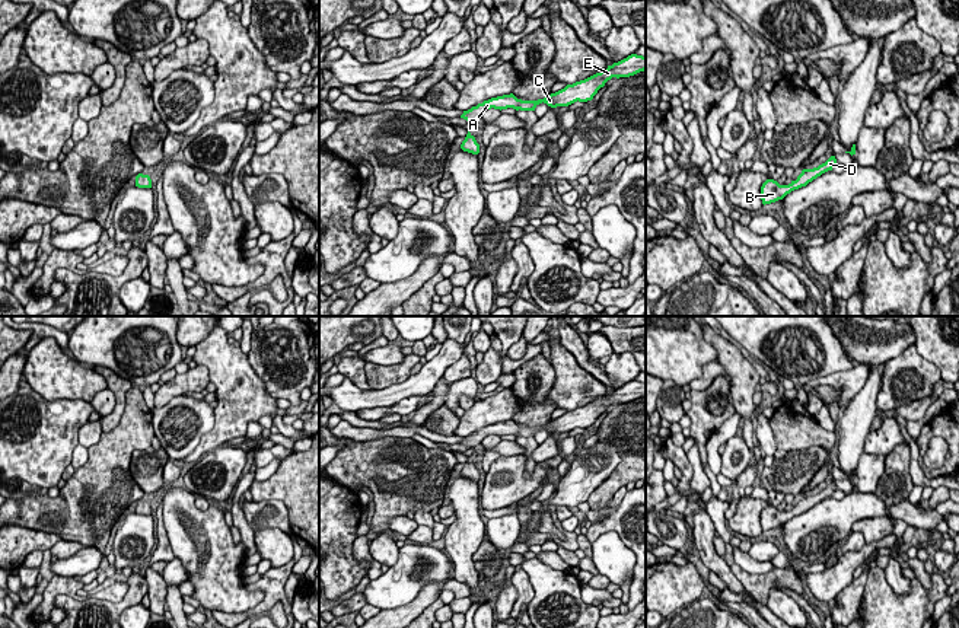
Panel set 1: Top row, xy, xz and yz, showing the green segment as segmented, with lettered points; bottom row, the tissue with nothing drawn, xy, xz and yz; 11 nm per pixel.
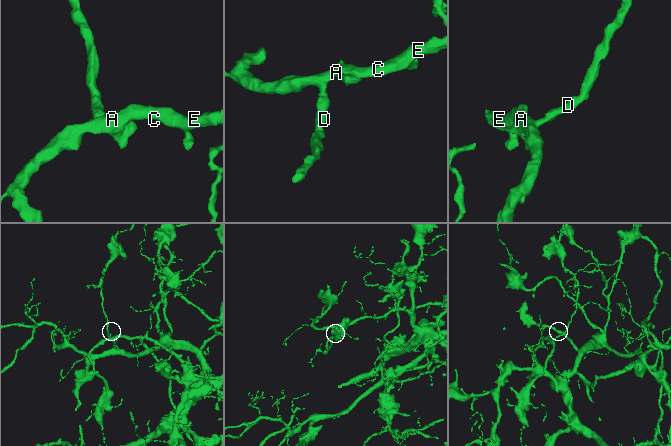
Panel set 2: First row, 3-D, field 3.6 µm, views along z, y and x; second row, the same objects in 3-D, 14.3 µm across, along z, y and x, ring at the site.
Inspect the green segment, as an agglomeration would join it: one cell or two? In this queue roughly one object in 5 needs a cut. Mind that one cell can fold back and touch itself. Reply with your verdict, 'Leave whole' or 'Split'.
Leave whole

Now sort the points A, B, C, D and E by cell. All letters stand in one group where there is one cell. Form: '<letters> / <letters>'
A B C D E

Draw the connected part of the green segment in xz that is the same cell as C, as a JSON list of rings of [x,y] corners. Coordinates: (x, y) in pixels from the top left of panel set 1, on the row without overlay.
[[[631,380],[627,385],[608,392],[606,396],[596,399],[584,407],[576,408],[573,411],[567,411],[564,415],[551,420],[549,423],[538,427],[522,427],[517,425],[513,420],[503,421],[497,424],[491,424],[472,433],[468,437],[463,437],[461,444],[466,446],[468,449],[475,449],[487,436],[507,436],[513,434],[516,437],[535,437],[539,430],[547,430],[551,434],[557,433],[568,433],[574,428],[587,428],[592,427],[593,423],[598,420],[600,414],[605,412],[608,407],[612,404],[630,404],[640,398],[646,396],[646,383]]]

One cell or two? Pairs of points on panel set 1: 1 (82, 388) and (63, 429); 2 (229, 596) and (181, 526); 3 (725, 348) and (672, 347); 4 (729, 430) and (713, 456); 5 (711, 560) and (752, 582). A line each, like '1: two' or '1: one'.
1: two
2: one
3: two
4: one
5: two

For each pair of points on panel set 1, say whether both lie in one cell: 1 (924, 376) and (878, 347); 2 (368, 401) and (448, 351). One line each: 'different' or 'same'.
1: different
2: same

